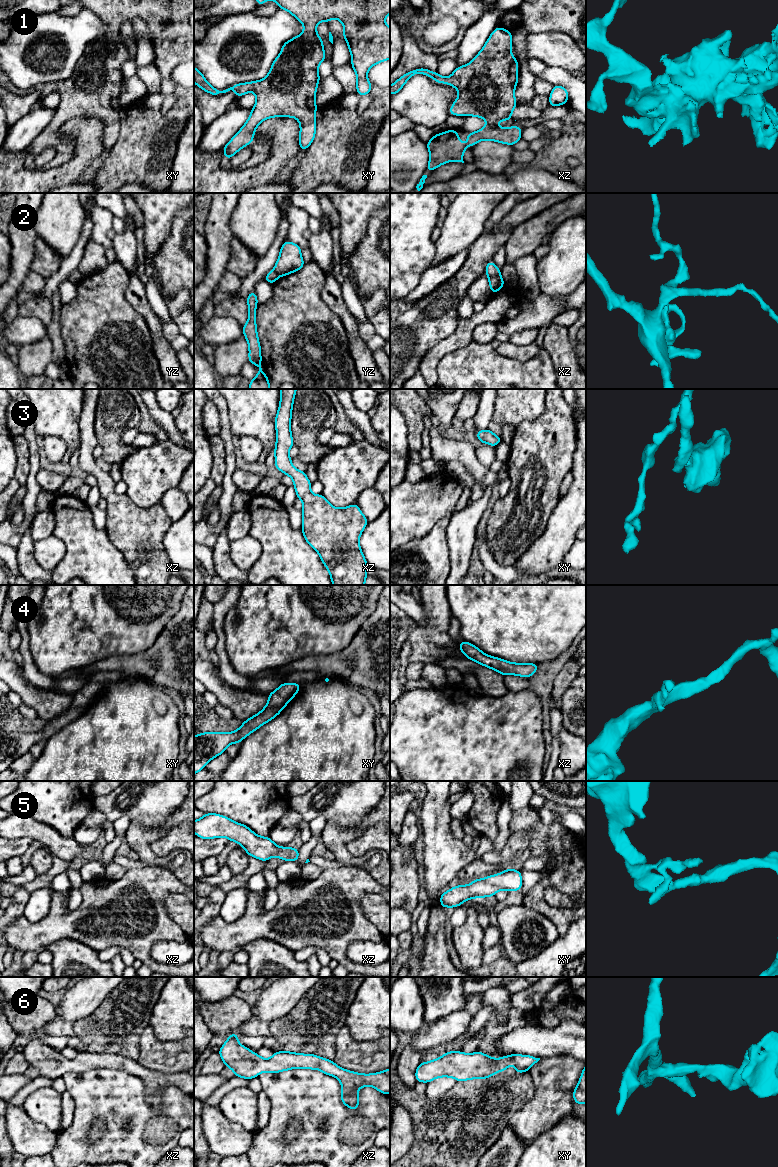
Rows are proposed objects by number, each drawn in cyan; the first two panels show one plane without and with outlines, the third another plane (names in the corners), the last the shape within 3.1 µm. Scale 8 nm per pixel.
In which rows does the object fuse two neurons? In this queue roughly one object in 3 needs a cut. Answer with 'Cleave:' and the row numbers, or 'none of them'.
Cleave: 2

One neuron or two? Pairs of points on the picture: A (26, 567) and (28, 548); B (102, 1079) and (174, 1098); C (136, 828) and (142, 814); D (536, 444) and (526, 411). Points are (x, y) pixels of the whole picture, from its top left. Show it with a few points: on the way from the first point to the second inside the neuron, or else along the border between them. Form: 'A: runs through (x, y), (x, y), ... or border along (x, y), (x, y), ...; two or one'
A: runs through (26, 562), (26, 553); one
B: runs through (120, 1097), (136, 1113), (158, 1113); one
C: border along (131, 822), (137, 822), (145, 828), (161, 829); two
D: border along (545, 403), (538, 417), (514, 427); two

